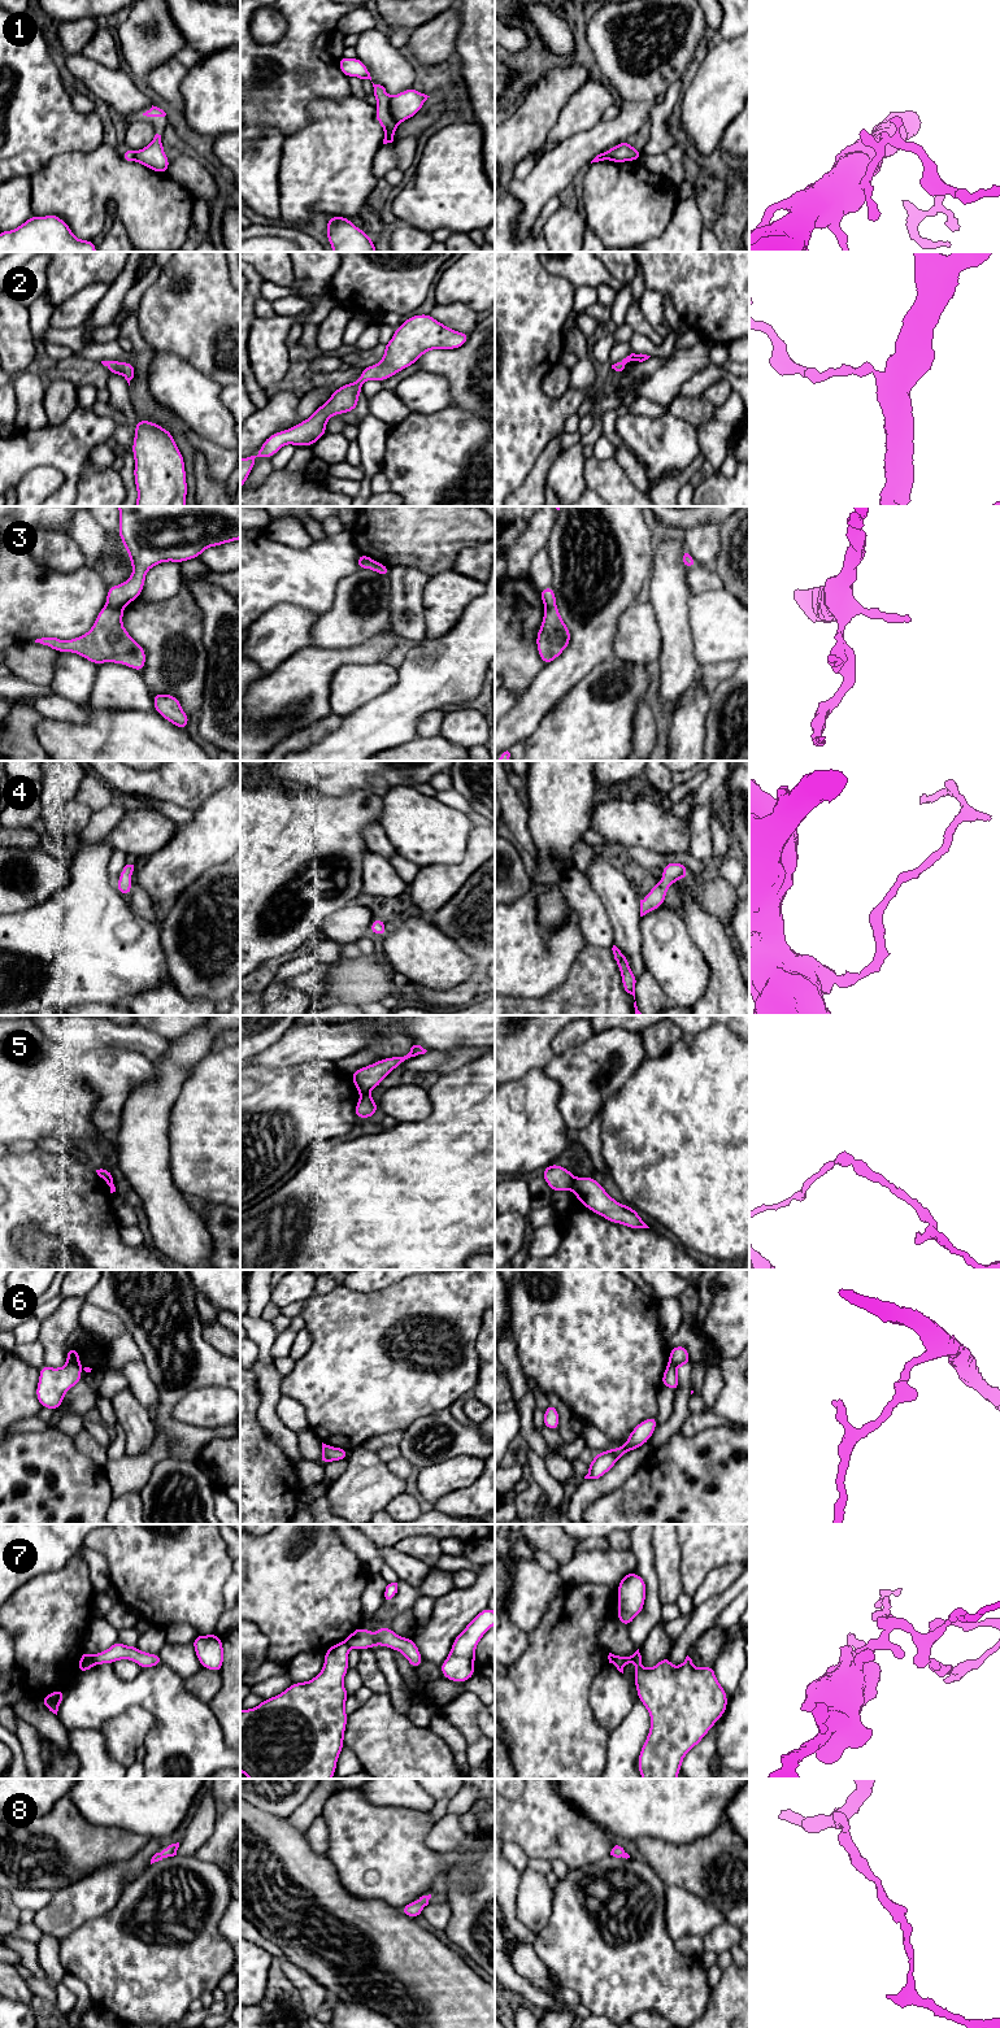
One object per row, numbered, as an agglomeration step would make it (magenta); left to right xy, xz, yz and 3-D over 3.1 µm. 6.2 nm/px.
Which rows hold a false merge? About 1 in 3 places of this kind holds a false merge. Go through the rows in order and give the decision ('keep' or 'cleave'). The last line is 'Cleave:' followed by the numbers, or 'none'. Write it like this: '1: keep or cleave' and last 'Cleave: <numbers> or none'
1: cleave
2: keep
3: cleave
4: keep
5: cleave
6: keep
7: cleave
8: keep
Cleave: 1, 3, 5, 7

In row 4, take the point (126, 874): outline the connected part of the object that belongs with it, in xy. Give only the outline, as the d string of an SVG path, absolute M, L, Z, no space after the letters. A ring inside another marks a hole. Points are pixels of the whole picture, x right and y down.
M126 865L123 870L119 872L119 880L116 884L118 892L121 895L132 895L131 889L131 878L132 878L134 865Z

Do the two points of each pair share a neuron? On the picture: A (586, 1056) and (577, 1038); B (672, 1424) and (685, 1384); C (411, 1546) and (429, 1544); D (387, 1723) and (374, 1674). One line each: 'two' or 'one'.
A: two
B: one
C: one
D: two

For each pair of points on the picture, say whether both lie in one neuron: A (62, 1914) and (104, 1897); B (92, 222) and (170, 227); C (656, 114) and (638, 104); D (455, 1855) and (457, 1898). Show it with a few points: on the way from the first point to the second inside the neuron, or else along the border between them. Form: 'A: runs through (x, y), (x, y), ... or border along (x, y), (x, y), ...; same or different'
A: runs through (73, 1906), (94, 1897); same
B: runs through (103, 200), (108, 195), (138, 195), (148, 205); same
C: border along (655, 105), (648, 117); different
D: border along (481, 1853), (462, 1859), (450, 1872), (448, 1894); different

